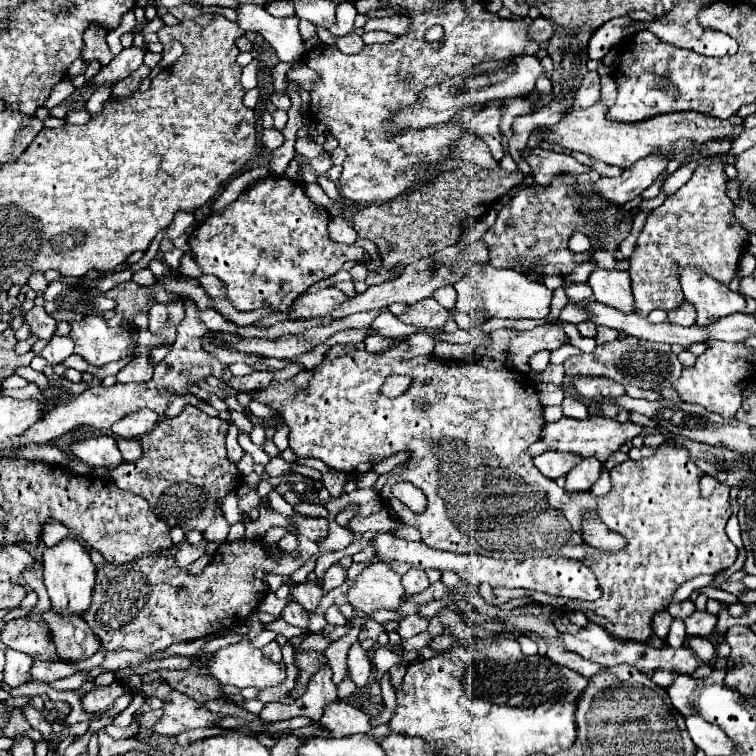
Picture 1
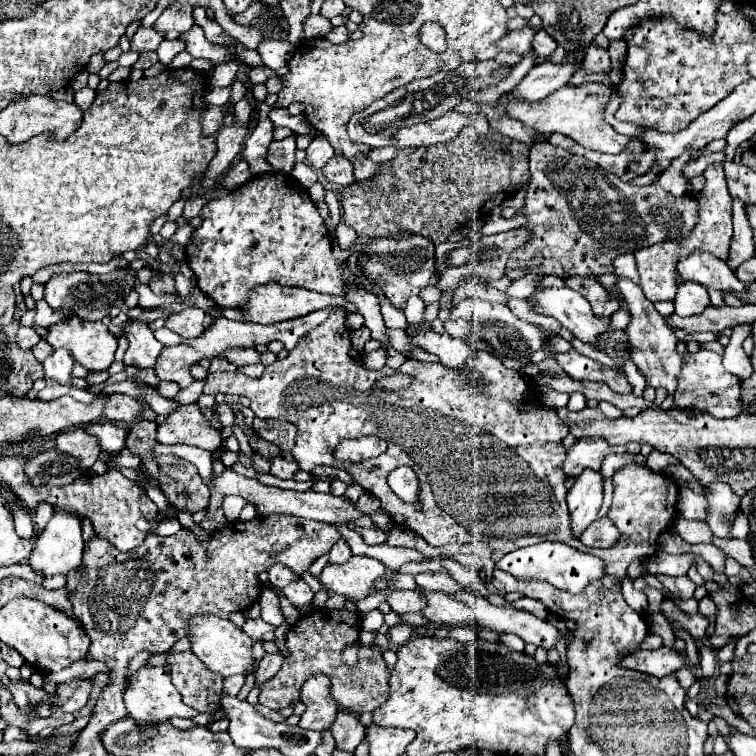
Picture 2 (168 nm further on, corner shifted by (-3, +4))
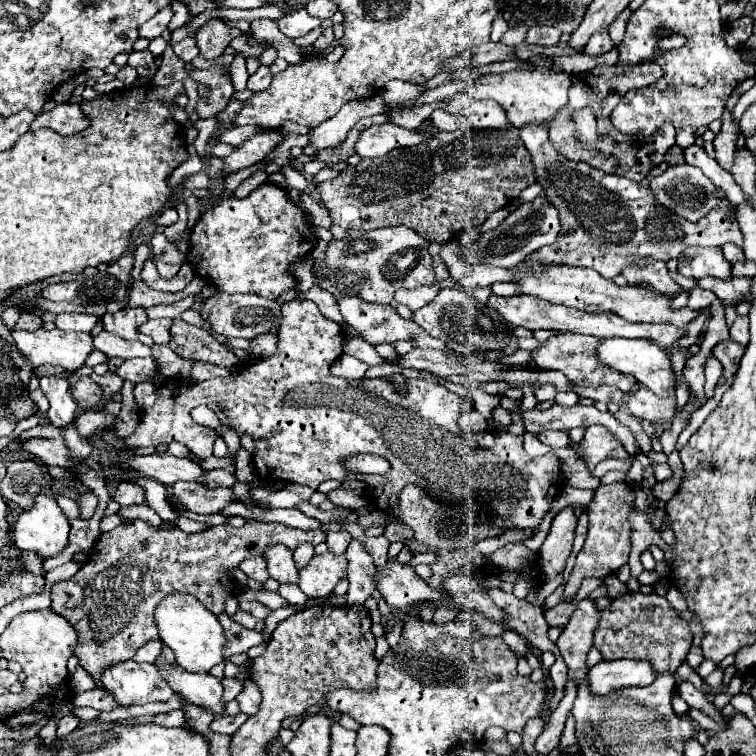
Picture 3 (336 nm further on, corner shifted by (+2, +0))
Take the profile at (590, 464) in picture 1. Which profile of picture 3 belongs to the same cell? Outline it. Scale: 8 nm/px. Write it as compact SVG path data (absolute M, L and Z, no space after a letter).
M573 506L563 508L551 524L549 536L545 538L541 546L541 568L545 570L545 580L555 578L557 572L563 570L565 560L569 558L573 550L575 540L575 528L577 528L577 514Z

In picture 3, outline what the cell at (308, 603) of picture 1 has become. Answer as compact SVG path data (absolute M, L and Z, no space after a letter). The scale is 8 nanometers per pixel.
M263 556L259 558L249 558L243 562L243 566L239 566L249 578L253 580L259 580L259 582L265 582L269 578L269 572L267 572L267 560Z

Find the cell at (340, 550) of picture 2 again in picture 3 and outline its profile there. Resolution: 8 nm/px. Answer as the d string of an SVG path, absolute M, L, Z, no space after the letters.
M345 530L327 532L327 546L329 546L329 552L333 552L333 554L345 554L345 548L349 546L351 540L353 540L351 534Z

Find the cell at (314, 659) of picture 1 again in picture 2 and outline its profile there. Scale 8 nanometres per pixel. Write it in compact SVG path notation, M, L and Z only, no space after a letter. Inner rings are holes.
M316 608L304 614L286 634L284 646L288 648L288 656L284 656L284 666L276 672L276 676L272 676L260 688L260 704L268 706L270 710L292 708L300 700L302 684L316 672L322 672L330 678L332 698L344 710L350 710L358 716L362 712L372 712L382 706L388 700L390 670L386 668L386 662L382 654L374 648L374 644L364 646L360 642L360 624L362 620L358 612L350 610ZM350 644L358 648L358 662L354 666L348 666L342 660L342 650Z

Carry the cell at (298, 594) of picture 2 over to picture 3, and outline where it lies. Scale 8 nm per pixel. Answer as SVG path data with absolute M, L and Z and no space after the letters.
M273 546L265 554L267 558L267 568L273 580L279 584L299 584L299 572L293 564L293 552L287 550L285 546Z

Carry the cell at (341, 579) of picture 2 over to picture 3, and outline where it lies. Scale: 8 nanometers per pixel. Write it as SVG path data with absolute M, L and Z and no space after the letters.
M325 552L313 556L309 566L299 572L299 588L309 598L327 598L339 580L347 578L347 558Z

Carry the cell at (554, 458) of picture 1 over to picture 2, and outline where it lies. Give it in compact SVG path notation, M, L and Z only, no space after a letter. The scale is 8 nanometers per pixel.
M594 436L594 438L580 438L566 456L564 462L564 472L566 476L580 476L584 472L584 468L590 470L600 470L602 460L610 454L610 452L628 452L626 446L608 446L608 442L604 442L602 438Z

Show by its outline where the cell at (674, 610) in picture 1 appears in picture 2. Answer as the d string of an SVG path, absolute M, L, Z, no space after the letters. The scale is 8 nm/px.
M658 574L656 576L664 588L668 588L678 600L688 600L692 598L694 594L694 588L696 584L688 578L688 576L680 576L680 578L672 578L672 576L664 576L664 574Z

